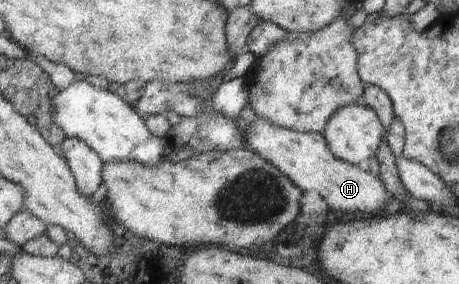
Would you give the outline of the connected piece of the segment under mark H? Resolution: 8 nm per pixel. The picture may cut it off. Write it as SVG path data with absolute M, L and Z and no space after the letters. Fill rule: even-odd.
M256 116L250 124L242 126L245 146L254 154L272 163L300 191L316 192L332 211L365 212L376 215L385 210L390 194L376 176L356 165L337 159L330 154L320 133L293 131L276 126L265 118Z

